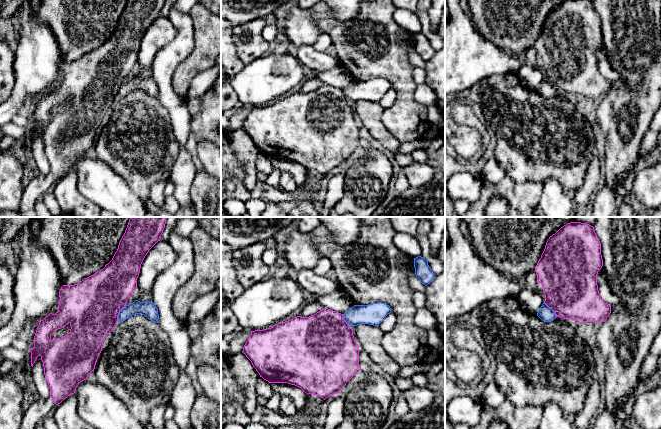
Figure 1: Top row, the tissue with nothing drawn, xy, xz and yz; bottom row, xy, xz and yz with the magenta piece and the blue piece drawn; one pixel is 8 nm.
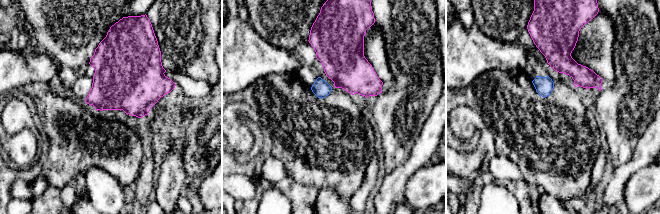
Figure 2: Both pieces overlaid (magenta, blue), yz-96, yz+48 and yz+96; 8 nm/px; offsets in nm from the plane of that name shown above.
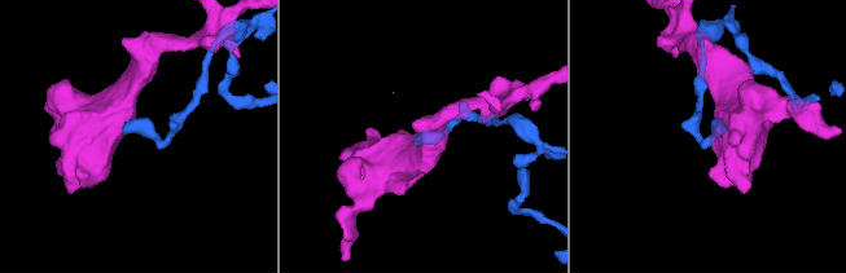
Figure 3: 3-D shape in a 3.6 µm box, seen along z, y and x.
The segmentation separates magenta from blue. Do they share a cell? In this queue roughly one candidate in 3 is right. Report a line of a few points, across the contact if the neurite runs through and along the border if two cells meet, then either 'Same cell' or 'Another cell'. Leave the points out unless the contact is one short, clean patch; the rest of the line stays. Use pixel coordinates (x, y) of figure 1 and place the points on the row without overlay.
Line: xy (126, 81), (120, 86), (117, 97). Another cell

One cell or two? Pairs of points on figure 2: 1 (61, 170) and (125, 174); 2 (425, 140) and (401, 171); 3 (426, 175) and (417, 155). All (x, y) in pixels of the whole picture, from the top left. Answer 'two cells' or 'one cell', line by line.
1: one cell
2: one cell
3: two cells

